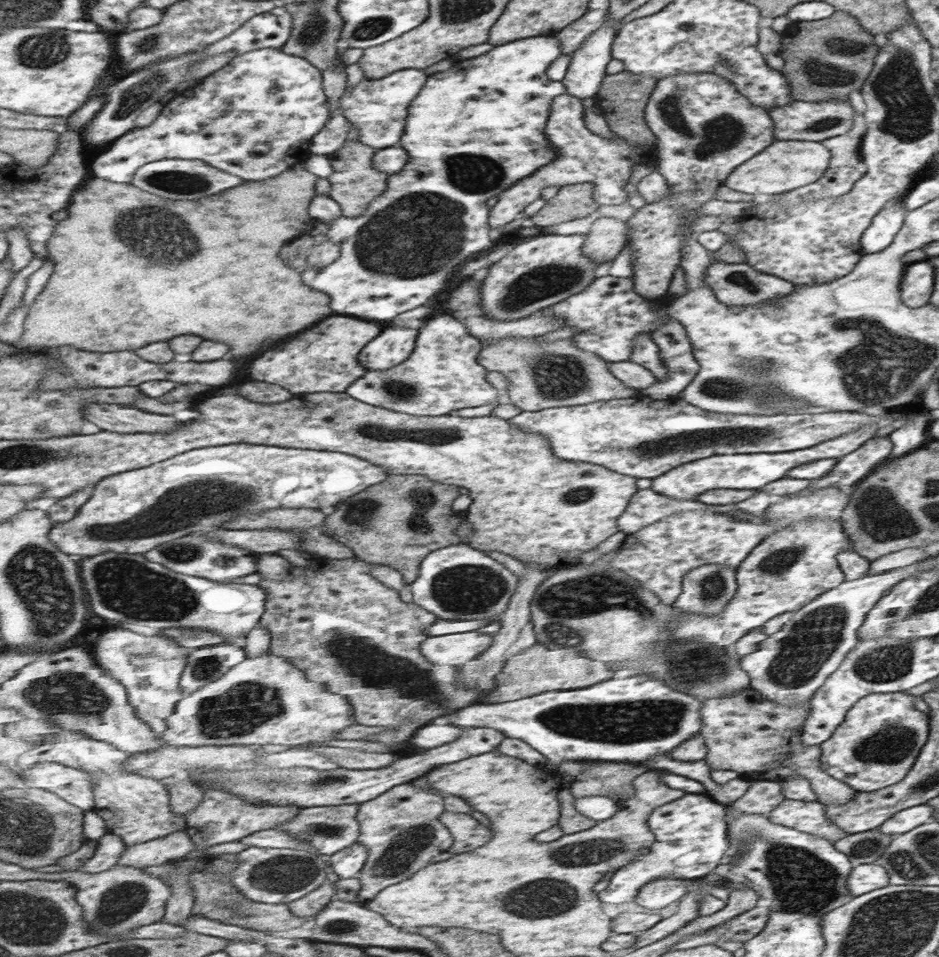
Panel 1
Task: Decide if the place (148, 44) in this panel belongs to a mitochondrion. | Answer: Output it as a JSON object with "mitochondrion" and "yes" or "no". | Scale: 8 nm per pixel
{"mitochondrion":"yes"}

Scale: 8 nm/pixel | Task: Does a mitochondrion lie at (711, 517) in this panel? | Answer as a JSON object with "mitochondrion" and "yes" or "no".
{"mitochondrion":"no"}

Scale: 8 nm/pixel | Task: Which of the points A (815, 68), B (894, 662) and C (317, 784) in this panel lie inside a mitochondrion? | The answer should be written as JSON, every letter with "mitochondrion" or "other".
{"A":"mitochondrion","B":"mitochondrion","C":"mitochondrion"}

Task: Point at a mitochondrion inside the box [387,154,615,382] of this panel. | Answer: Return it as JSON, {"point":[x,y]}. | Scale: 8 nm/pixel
{"point":[545,281]}

